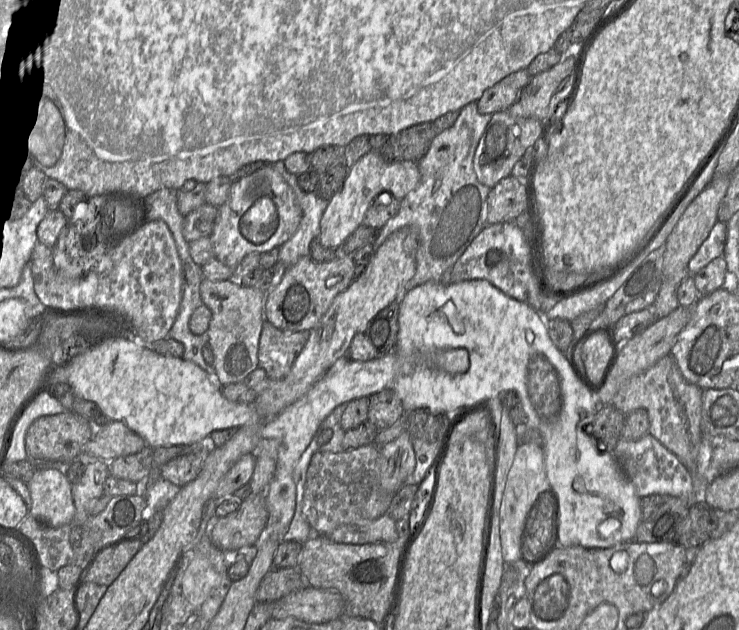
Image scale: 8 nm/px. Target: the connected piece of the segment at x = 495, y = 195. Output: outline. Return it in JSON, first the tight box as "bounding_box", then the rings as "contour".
{"bounding_box":[487,176,530,224],"contour":[[[513,176],[500,180],[490,189],[487,198],[487,224],[513,222],[519,215],[530,210],[526,183]]]}

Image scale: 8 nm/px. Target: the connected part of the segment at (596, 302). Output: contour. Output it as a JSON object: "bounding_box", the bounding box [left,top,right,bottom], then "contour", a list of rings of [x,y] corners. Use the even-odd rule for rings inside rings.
{"bounding_box":[546,261,637,322],"contour":[[[637,261],[609,279],[560,299],[546,312],[546,317],[548,319],[565,319],[571,322],[585,312],[602,307],[626,282],[636,266]]]}

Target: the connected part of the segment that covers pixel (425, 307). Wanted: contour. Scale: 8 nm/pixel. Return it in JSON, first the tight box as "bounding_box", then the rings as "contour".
{"bounding_box":[391,280,641,549],"contour":[[[467,280],[452,284],[442,284],[440,282],[426,282],[409,290],[399,304],[398,314],[399,330],[397,343],[395,346],[396,353],[415,353],[419,350],[434,350],[447,348],[464,348],[469,353],[469,368],[461,374],[449,374],[436,368],[419,369],[412,375],[399,376],[394,379],[391,390],[400,399],[404,412],[414,409],[427,409],[430,412],[444,412],[458,410],[459,408],[472,409],[475,407],[491,406],[490,399],[497,398],[502,392],[515,391],[519,397],[527,418],[528,426],[537,429],[543,439],[543,452],[546,475],[549,480],[551,490],[556,496],[558,502],[558,545],[562,547],[580,546],[586,549],[601,549],[615,546],[623,542],[634,539],[637,527],[641,520],[641,498],[637,495],[634,485],[622,471],[614,454],[607,450],[600,450],[598,442],[590,437],[584,427],[589,424],[600,409],[600,398],[598,391],[594,391],[589,383],[580,375],[577,368],[574,368],[564,352],[560,351],[549,337],[546,324],[542,321],[537,311],[527,303],[511,298],[493,286],[487,280]]]}

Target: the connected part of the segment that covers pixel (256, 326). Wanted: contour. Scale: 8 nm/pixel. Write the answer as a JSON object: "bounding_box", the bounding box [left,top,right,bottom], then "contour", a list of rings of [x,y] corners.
{"bounding_box":[200,279,264,387],"contour":[[[204,279],[200,286],[200,295],[203,305],[212,313],[208,336],[208,346],[214,356],[213,367],[221,387],[229,384],[242,383],[243,380],[258,366],[258,347],[264,323],[264,294],[256,288],[243,287],[237,280],[210,281]]]}

